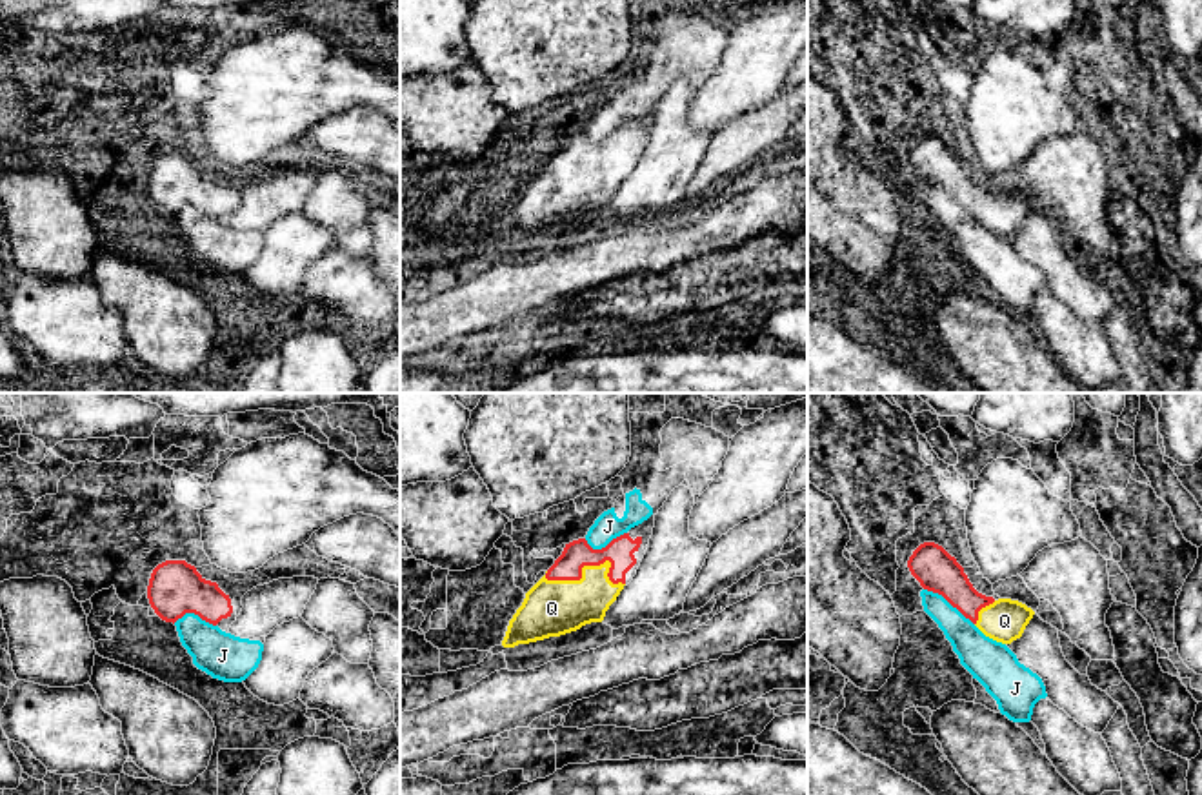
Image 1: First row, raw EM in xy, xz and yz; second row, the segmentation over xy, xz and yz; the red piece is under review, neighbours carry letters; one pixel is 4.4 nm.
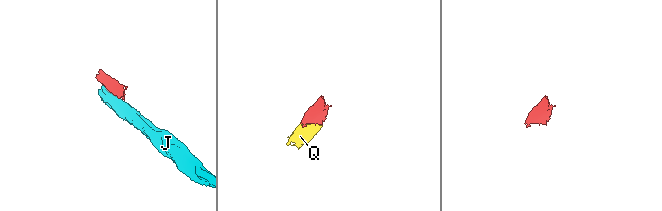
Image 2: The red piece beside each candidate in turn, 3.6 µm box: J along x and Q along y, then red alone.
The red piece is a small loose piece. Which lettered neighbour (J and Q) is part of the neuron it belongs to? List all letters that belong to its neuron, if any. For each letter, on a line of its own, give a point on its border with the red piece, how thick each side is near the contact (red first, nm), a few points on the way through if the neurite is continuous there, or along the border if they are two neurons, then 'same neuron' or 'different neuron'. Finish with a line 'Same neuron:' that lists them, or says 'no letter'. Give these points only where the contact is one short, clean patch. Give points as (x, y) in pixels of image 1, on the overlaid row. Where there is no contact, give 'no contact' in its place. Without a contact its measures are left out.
J: meets red in yz at (950, 603); 180 nm thick on the red side, 160 nm on the other; border along yz (924, 588), (941, 593), (973, 624); different neuron
Q: meets red in xz at (590, 564); 120 nm thick on the red side, 240 nm on the other; runs through xz (619, 552), (602, 564), (590, 564), (553, 608); same neuron
Same neuron: Q

